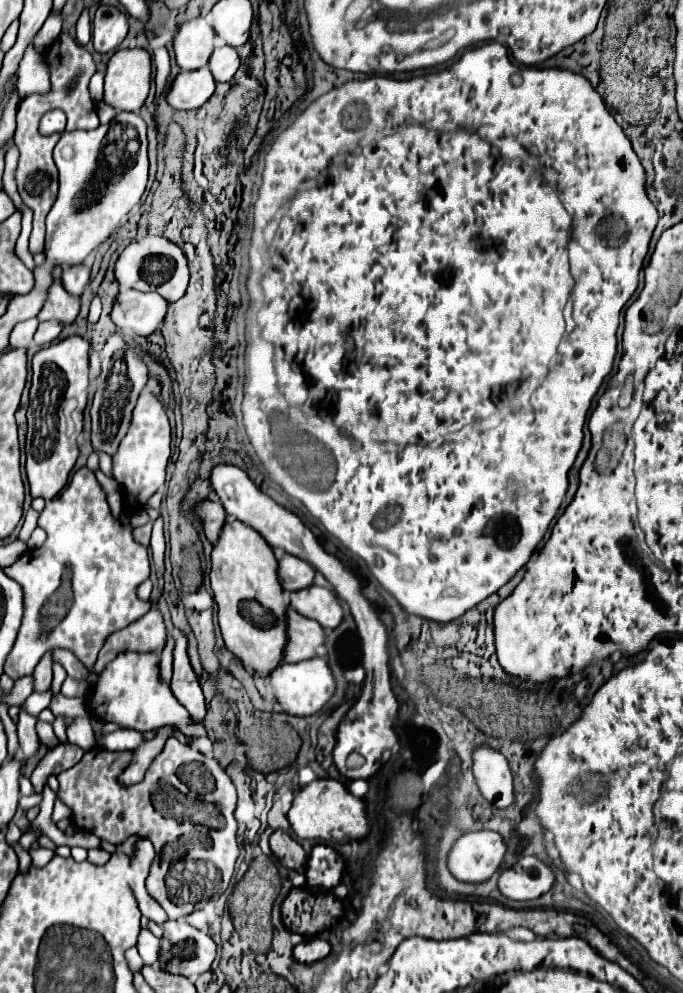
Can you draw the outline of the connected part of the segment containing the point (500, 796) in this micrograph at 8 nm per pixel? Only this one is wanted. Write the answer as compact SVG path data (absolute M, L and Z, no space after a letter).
M488 743L478 745L472 751L472 773L482 797L496 809L504 809L514 803L512 773L506 757L500 751Z

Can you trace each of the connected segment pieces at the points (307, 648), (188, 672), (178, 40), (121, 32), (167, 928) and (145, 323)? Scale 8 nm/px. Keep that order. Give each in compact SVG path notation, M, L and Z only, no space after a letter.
M292 607L286 609L286 645L282 653L282 663L298 663L310 657L316 657L318 647L324 643L322 627L304 619Z
M176 631L174 639L176 639L176 647L174 647L174 671L172 671L170 687L176 699L186 707L190 719L200 723L206 715L206 707L204 707L204 695L198 685L196 673L188 661L188 653L186 653L188 641L182 631Z
M198 19L182 23L174 35L174 55L182 71L194 71L208 67L208 59L214 47L212 27L198 27Z
M100 5L96 9L94 21L92 21L92 43L98 53L108 53L116 49L124 37L128 35L128 19L126 15L112 7L112 5Z
M166 921L162 923L162 941L160 941L160 963L162 969L172 975L182 977L196 977L210 969L214 957L216 957L216 943L210 939L210 935L198 931L196 927L184 923L184 921Z
M130 289L130 291L120 291L116 295L110 317L112 317L114 325L124 329L124 331L132 331L134 335L150 335L164 321L166 307L168 307L168 301L160 299L160 295L156 295L156 293L140 293L140 291Z

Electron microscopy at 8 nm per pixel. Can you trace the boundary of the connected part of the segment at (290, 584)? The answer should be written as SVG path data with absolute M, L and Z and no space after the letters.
M282 555L278 565L278 581L286 591L300 591L314 583L314 569L306 561L294 555Z

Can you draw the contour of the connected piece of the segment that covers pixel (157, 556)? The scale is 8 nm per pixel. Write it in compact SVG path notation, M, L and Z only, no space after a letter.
M162 517L154 523L152 539L150 539L150 551L152 551L152 563L158 577L158 587L162 589L162 573L164 573L164 531L162 531Z

